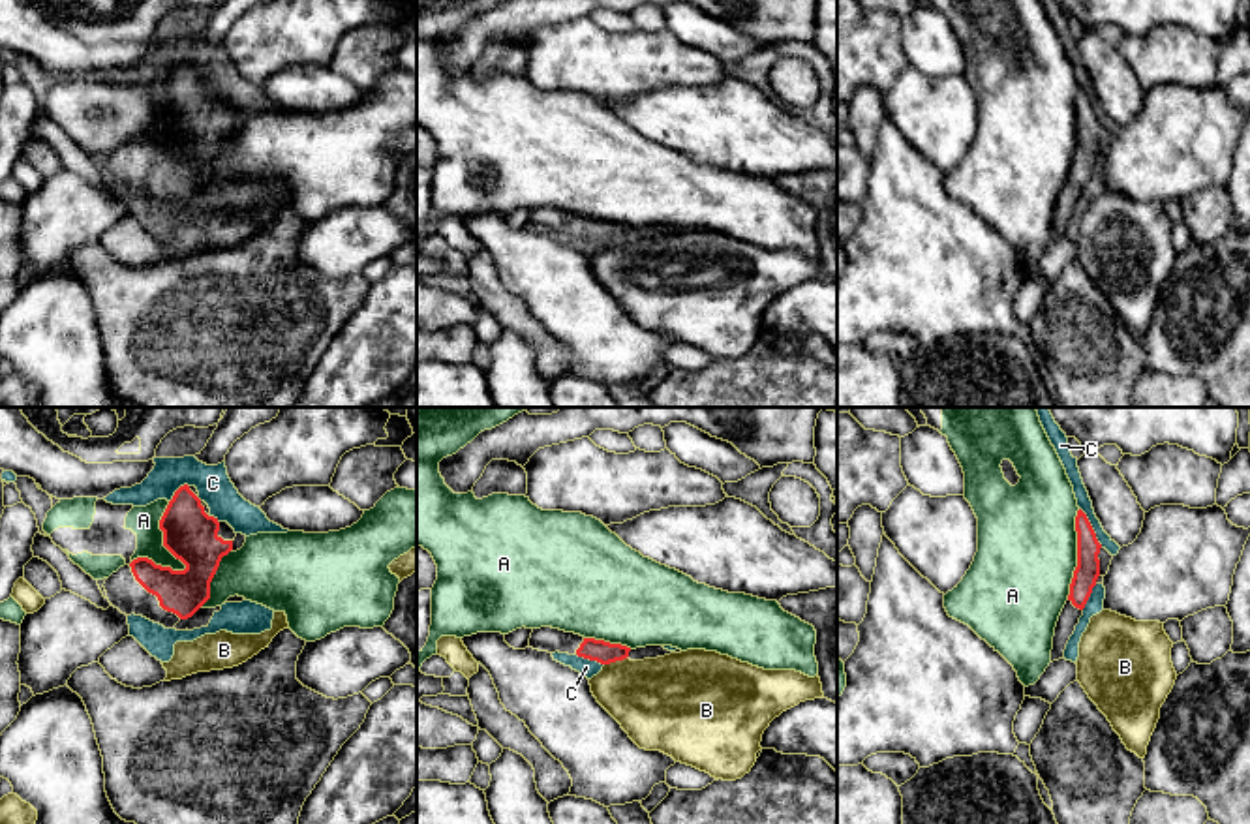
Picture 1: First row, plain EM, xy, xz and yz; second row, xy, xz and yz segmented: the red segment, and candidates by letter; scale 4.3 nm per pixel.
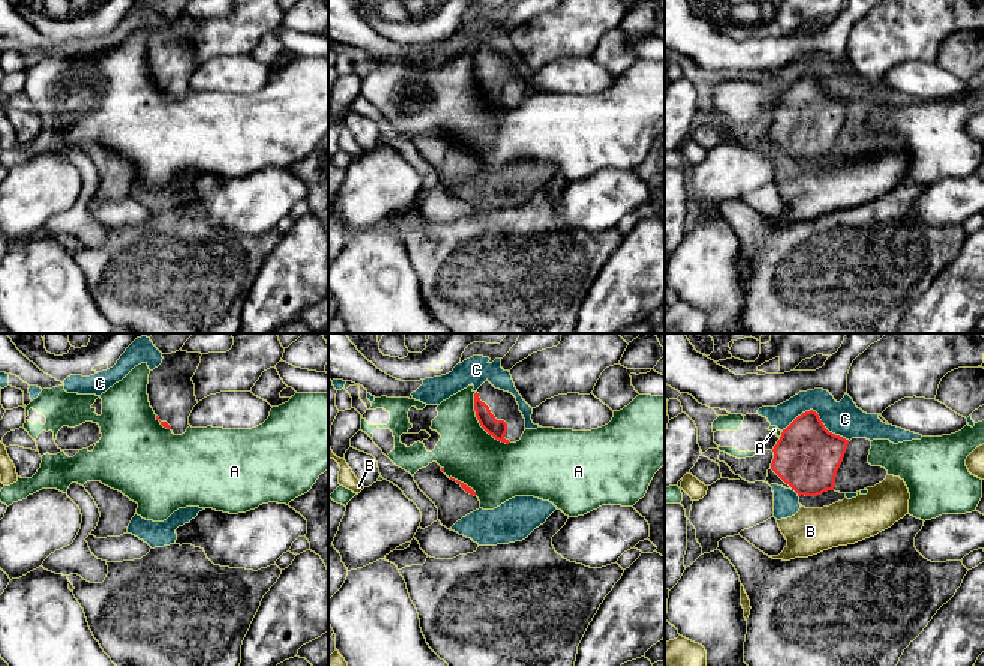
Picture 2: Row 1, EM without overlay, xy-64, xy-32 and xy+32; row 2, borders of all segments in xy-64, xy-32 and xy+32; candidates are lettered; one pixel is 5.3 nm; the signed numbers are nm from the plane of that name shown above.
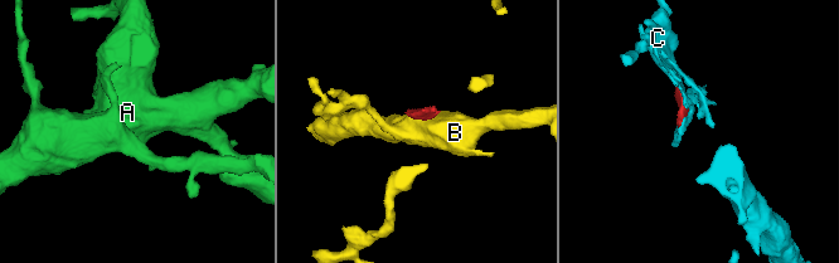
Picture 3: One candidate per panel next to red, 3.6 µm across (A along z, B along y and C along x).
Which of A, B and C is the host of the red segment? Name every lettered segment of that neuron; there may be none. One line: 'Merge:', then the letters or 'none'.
Merge: none

